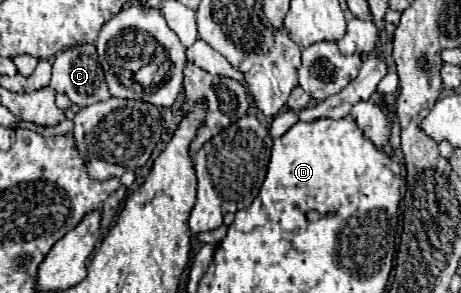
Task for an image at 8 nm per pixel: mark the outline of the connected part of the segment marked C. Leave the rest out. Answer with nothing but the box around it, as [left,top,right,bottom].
[49,43,109,107]

